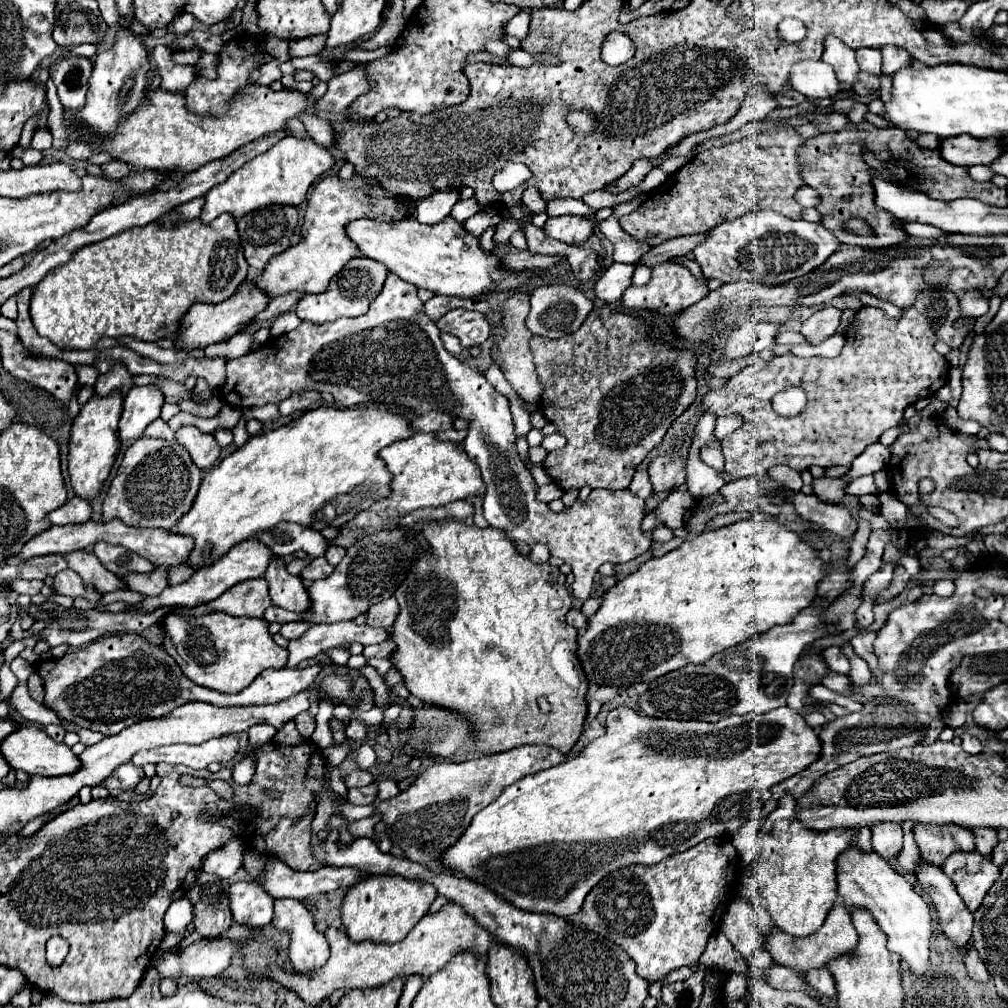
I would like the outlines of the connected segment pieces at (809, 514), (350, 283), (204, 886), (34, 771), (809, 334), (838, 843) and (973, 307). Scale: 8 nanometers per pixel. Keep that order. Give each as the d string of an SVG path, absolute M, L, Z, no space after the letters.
M795 495L791 497L791 503L795 503L795 511L803 519L811 519L813 523L823 525L825 529L841 535L841 537L851 537L857 531L857 523L851 515L849 509L833 503L823 503L815 495Z
M359 257L349 261L329 283L327 291L319 293L319 295L305 295L299 303L297 303L297 315L299 319L307 319L313 323L327 323L327 321L335 321L339 317L357 317L363 315L371 301L379 295L383 283L387 277L387 269L367 257Z
M199 871L187 899L193 903L193 923L201 937L219 937L231 923L229 881L211 873Z
M23 725L19 727L19 731L11 733L9 737L5 737L3 745L3 755L9 761L9 765L19 771L27 771L29 775L45 775L45 777L59 777L59 775L71 775L79 769L79 755L75 755L71 751L71 747L67 747L65 743L57 743L53 741L43 729L39 729L37 725Z
M829 305L817 313L813 313L801 327L801 333L807 337L807 341L811 345L817 345L821 341L825 341L827 337L831 337L841 321L841 309Z
M791 795L779 799L777 809L769 813L759 829L759 853L751 865L751 881L777 929L795 937L807 937L823 925L837 897L835 859L855 837L851 829L811 831L795 819L795 799Z
M965 291L959 299L959 305L963 315L969 317L981 317L989 311L989 299L981 291Z

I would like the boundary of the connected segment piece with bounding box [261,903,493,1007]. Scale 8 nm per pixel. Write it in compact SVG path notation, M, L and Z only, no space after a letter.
M447 903L439 913L425 915L403 941L399 943L375 943L375 941L351 941L345 931L339 931L335 927L329 927L325 931L325 937L329 941L331 955L327 963L317 971L285 971L281 967L267 967L261 977L277 981L279 985L291 989L297 993L307 1005L317 1007L325 997L329 997L337 989L367 989L367 987L379 987L391 981L393 977L409 977L409 975L421 975L429 977L437 973L441 967L447 965L451 957L457 953L469 951L475 955L487 955L493 937L487 929L479 927L475 919L471 919L457 903Z

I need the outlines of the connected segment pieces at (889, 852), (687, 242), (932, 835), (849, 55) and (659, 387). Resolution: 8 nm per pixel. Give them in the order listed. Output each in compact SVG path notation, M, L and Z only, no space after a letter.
M879 823L871 827L873 831L873 851L883 859L891 861L901 853L903 831L897 823Z
M697 233L697 235L683 235L683 237L675 237L671 241L665 241L657 247L653 247L649 253L645 253L639 261L639 265L647 265L653 267L657 263L675 259L679 255L687 255L691 253L699 243L703 243L703 239L707 239L707 233Z
M923 825L913 827L915 843L925 863L941 867L955 851L975 851L975 835L959 825Z
M827 35L825 39L825 51L821 57L825 63L833 65L837 79L843 83L853 85L857 81L859 65L855 61L855 51L845 45L841 39L835 39L835 35Z
M603 305L603 307L595 307L585 323L571 335L563 335L563 339L547 339L547 337L531 337L531 351L533 351L533 363L537 367L537 375L539 381L543 383L543 395L539 399L539 409L545 415L547 421L555 423L557 433L561 433L563 437L567 437L567 445L559 451L551 451L543 463L545 471L549 473L551 481L557 483L561 489L581 489L583 485L589 485L591 489L627 489L635 469L643 463L643 459L647 457L647 453L657 447L663 439L663 435L667 433L667 429L671 427L671 423L697 399L697 377L695 377L695 365L697 365L697 355L691 349L683 349L679 345L675 345L675 341L665 341L665 339L653 339L653 325L649 325L647 321L643 321L641 317L633 317L629 313L623 313L619 309L613 309L611 305Z

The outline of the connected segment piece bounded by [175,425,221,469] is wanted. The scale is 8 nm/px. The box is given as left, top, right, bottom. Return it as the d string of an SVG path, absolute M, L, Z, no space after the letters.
M191 425L177 429L175 439L177 439L179 445L183 445L189 451L193 463L199 469L211 467L215 463L215 459L219 457L219 453L221 453L221 447L213 439L213 435L201 433L197 427L191 427Z

